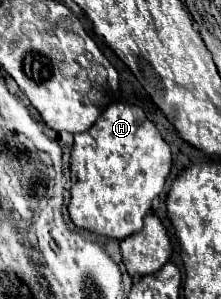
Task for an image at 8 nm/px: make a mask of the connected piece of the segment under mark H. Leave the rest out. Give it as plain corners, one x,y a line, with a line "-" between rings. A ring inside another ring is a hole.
110,104
102,112
102,116
82,134
74,134
72,146
72,200
68,204
68,212
72,222
78,228
104,234
116,240
122,240
142,228
144,216
152,206
152,200
164,190
166,178
172,168
170,146
162,140
156,126
146,118
144,110
130,104

